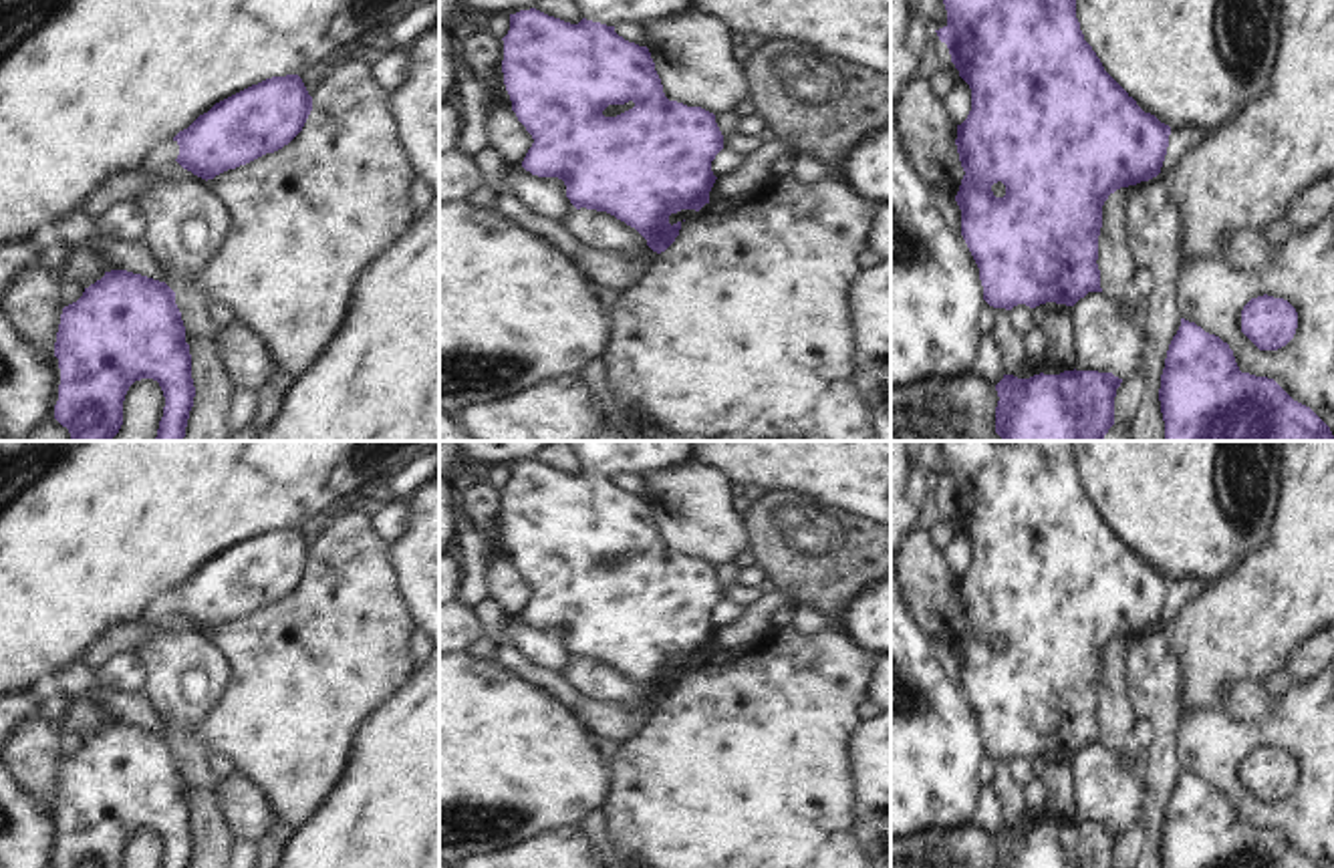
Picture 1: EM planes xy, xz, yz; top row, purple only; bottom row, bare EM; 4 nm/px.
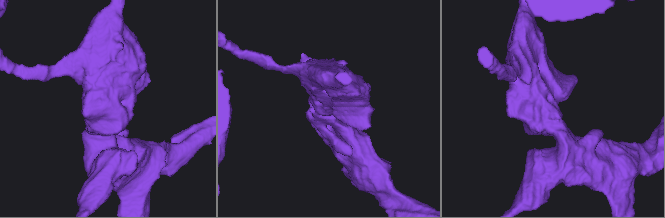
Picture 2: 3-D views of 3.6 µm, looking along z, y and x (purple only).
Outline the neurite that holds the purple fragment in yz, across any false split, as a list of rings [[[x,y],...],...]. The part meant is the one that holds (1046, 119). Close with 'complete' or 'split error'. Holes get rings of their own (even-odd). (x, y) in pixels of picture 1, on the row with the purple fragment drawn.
[[[943,0],[947,24],[937,32],[951,62],[971,89],[971,111],[957,125],[957,153],[965,171],[955,201],[961,236],[979,268],[983,300],[993,308],[1046,302],[1074,306],[1088,292],[1102,292],[1098,236],[1102,205],[1120,187],[1161,173],[1171,127],[1145,113],[1104,70],[1084,40],[1076,0]]]; complete

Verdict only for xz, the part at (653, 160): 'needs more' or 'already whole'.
already whole

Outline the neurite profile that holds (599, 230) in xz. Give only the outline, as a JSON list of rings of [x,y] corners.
[[[574,207],[562,226],[578,242],[596,252],[619,252],[625,256],[635,256],[647,268],[657,258],[657,252],[647,246],[647,240],[635,228],[607,211]]]

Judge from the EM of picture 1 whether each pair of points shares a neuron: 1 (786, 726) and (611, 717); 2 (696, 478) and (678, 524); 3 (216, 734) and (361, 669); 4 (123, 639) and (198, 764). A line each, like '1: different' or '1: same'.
1: different
2: same
3: same
4: different

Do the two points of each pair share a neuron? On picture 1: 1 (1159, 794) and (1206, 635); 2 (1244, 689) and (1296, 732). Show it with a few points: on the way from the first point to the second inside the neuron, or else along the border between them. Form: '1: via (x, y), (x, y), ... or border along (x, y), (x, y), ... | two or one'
1: border along (1181, 661), (1181, 705), (1185, 709) | two
2: border along (1270, 693), (1252, 717), (1236, 717), (1220, 705) | two

